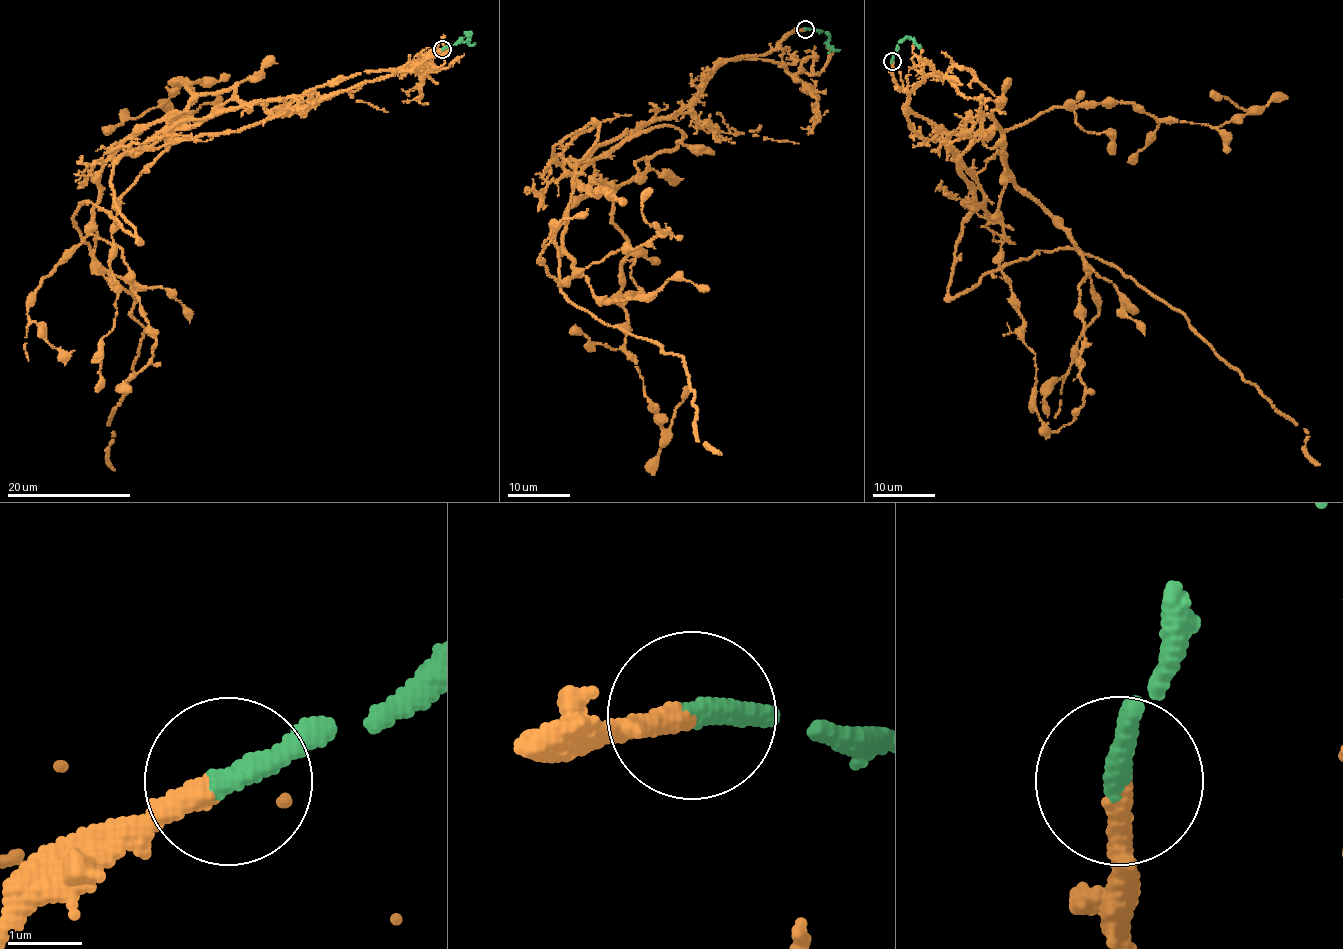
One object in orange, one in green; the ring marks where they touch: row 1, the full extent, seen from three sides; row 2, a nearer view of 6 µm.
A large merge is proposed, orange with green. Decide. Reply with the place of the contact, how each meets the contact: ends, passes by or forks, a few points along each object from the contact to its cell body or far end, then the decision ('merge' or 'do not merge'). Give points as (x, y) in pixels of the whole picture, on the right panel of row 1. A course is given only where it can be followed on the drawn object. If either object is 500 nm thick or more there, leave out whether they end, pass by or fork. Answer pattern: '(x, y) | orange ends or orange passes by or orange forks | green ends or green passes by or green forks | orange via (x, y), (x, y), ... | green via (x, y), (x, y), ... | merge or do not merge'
(892, 61) | orange ends | green ends | orange via (893, 61), (909, 122), (947, 134), (972, 194), (952, 297), (1039, 250), (1101, 258), (1184, 315), (1320, 465) | green via (893, 61), (898, 43), (904, 37), (920, 44) | merge

